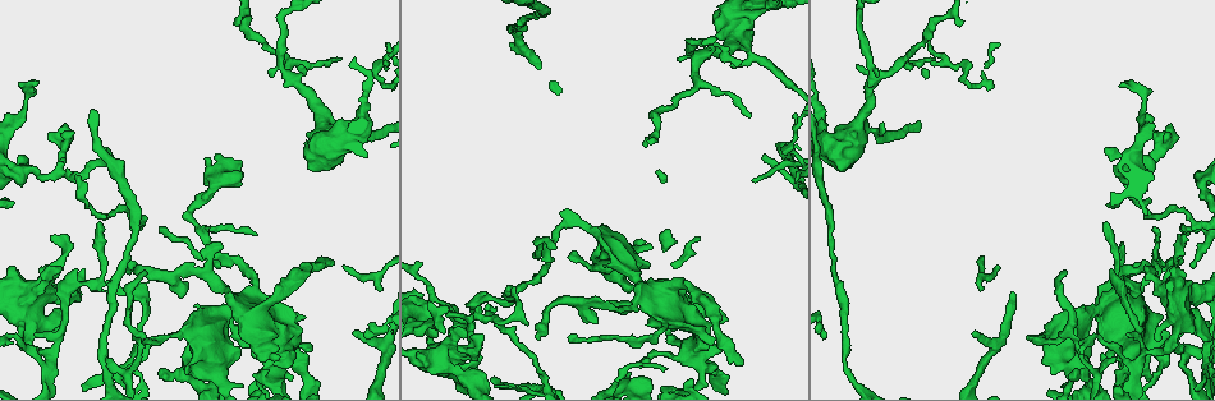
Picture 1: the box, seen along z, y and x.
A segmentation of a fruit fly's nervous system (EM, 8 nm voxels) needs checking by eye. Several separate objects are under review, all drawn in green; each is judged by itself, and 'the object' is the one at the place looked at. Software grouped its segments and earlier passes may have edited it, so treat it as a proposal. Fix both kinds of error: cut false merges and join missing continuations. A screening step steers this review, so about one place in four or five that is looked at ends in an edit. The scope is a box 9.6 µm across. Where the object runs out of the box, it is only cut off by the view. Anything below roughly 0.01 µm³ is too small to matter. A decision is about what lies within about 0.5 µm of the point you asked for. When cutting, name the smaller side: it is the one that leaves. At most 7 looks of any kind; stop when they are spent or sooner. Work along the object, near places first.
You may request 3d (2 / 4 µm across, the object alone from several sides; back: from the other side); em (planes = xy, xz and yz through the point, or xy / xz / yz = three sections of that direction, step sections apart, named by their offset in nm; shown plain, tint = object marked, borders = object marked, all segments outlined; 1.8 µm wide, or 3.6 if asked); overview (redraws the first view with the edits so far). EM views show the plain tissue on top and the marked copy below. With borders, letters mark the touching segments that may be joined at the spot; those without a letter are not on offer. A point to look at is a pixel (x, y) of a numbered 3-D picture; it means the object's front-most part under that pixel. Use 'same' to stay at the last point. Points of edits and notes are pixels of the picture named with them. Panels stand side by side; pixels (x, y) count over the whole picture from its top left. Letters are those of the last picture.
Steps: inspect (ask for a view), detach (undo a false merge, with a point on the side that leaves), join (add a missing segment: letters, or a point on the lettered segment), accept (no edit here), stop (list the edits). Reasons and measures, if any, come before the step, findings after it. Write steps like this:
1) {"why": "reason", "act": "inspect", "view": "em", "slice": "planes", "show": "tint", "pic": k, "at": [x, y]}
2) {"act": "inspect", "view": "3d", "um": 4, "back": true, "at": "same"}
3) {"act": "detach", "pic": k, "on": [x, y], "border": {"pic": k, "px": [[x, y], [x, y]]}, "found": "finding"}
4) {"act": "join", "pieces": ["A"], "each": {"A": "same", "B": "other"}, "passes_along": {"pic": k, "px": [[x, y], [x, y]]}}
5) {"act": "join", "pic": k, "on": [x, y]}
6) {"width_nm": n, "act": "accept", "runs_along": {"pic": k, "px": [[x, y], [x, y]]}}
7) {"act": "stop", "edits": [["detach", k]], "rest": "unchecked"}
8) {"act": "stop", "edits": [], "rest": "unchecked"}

{"why": "end of a long branch", "act": "inspect", "view": "3d", "um": 4, "pic": 1, "at": [1156, 235]}

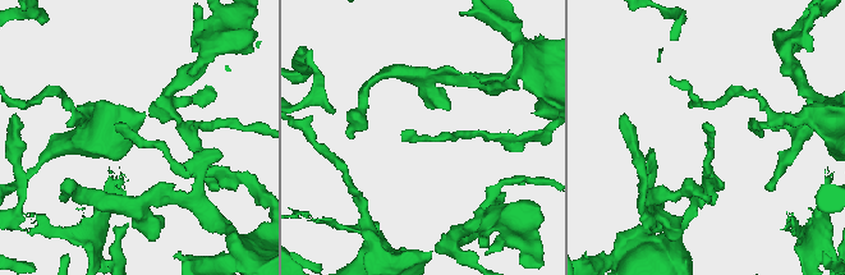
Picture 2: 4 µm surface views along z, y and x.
{"act": "inspect", "view": "em", "slice": "planes", "show": "borders", "pic": 2, "at": [715, 131]}

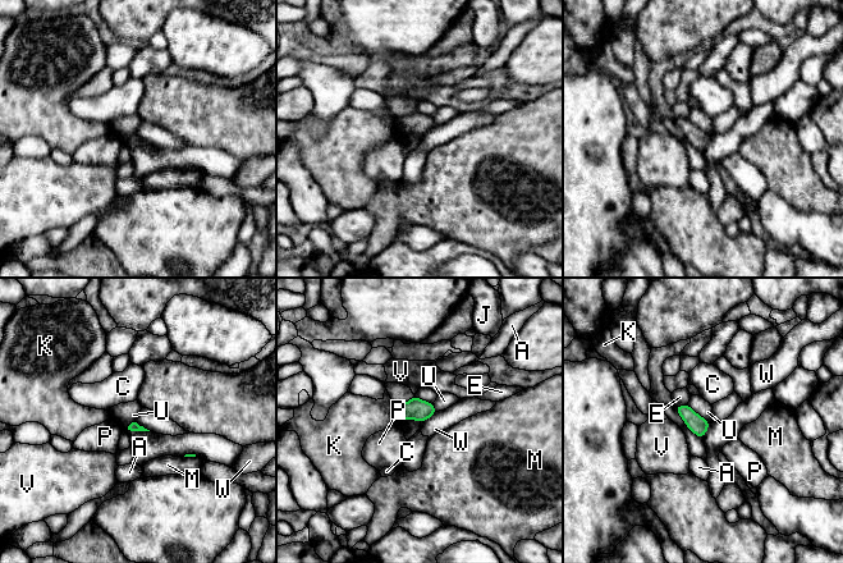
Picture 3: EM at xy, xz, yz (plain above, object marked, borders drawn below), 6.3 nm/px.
{"act": "accept", "each": {"A": "other", "C": "other", "E": "other", "J": "other", "K": "other", "M": "other", "P": "other", "U": "other", "V": "other", "W": "other"}, "border": {"pic": 3, "px": [[687, 404], [710, 422]]}, "found": "no lettered segment goes on from it"}

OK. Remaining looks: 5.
{"why": "sudden change in width", "act": "inspect", "view": "3d", "um": 4, "pic": 1, "at": [679, 284]}

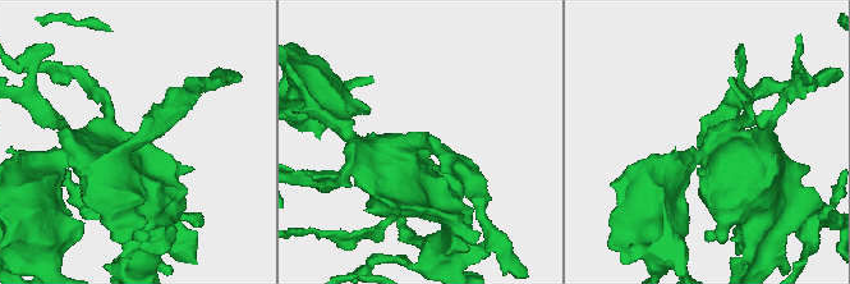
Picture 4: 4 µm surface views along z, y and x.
{"arm_widths_nm": [280, 650], "why": "now the EM", "act": "inspect", "view": "em", "slice": "planes", "show": "borders", "pic": 4, "at": [417, 140]}

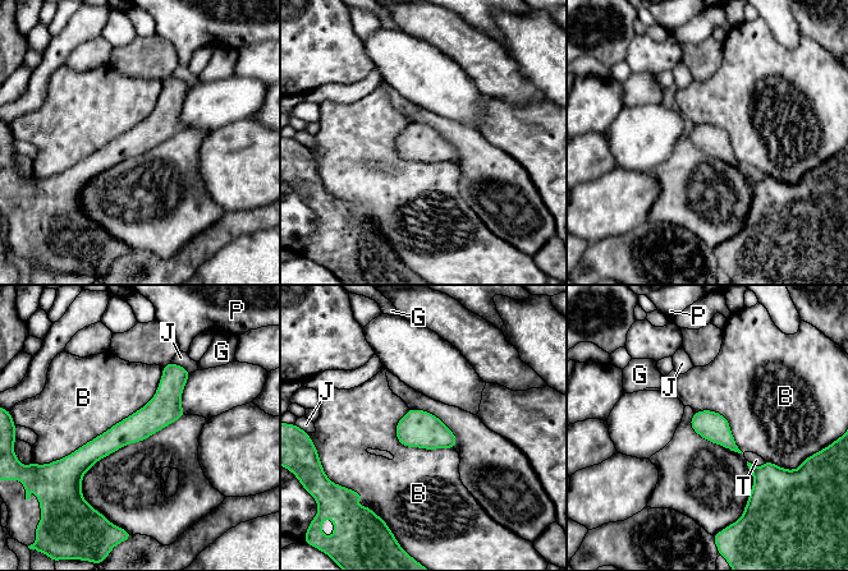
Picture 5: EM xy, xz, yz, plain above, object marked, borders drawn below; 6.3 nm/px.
{"act": "accept", "each": {"B": "other", "G": "other", "J": "other", "P": "other", "T": "other"}, "border": {"pic": 5, "px": [[163, 367], [147, 403], [55, 461]]}, "found": "continuous, no second cell"}

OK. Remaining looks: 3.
{"why": "free end", "act": "inspect", "view": "3d", "um": 4, "pic": 1, "at": [255, 232]}

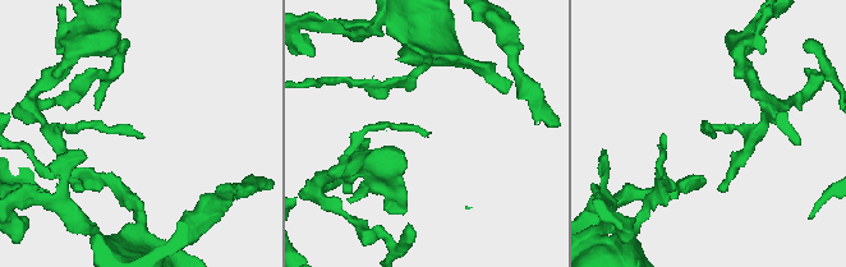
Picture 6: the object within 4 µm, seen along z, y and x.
{"why": "now the EM", "act": "inspect", "view": "em", "slice": "planes", "show": "borders", "pic": 6, "at": [714, 134]}

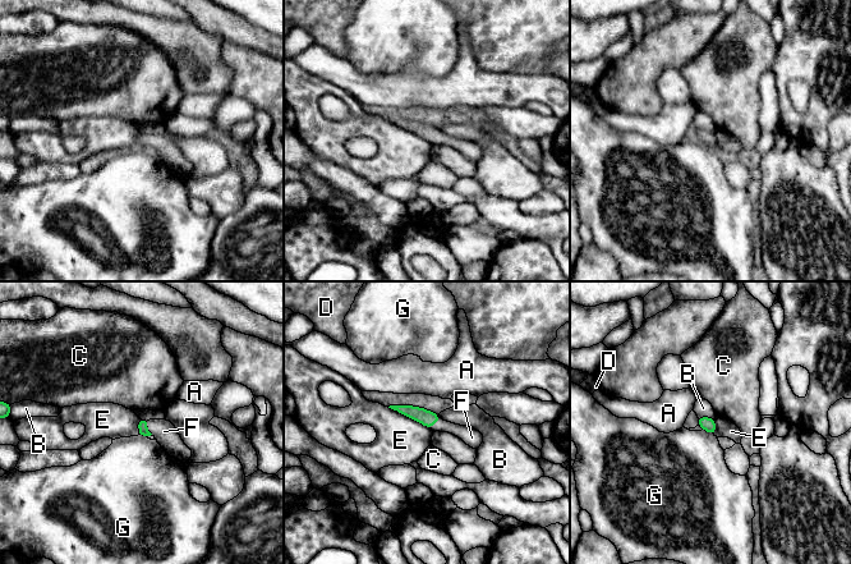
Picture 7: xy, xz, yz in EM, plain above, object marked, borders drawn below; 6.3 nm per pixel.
{"act": "join", "pieces": ["F"], "each": {"A": "other", "B": "other", "C": "other", "D": "other", "E": "other", "F": "same", "G": "other"}, "found": "the cell continues"}

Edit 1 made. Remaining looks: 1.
{"act": "stop", "edits": [["join", 7]], "rest": "unchecked"}

